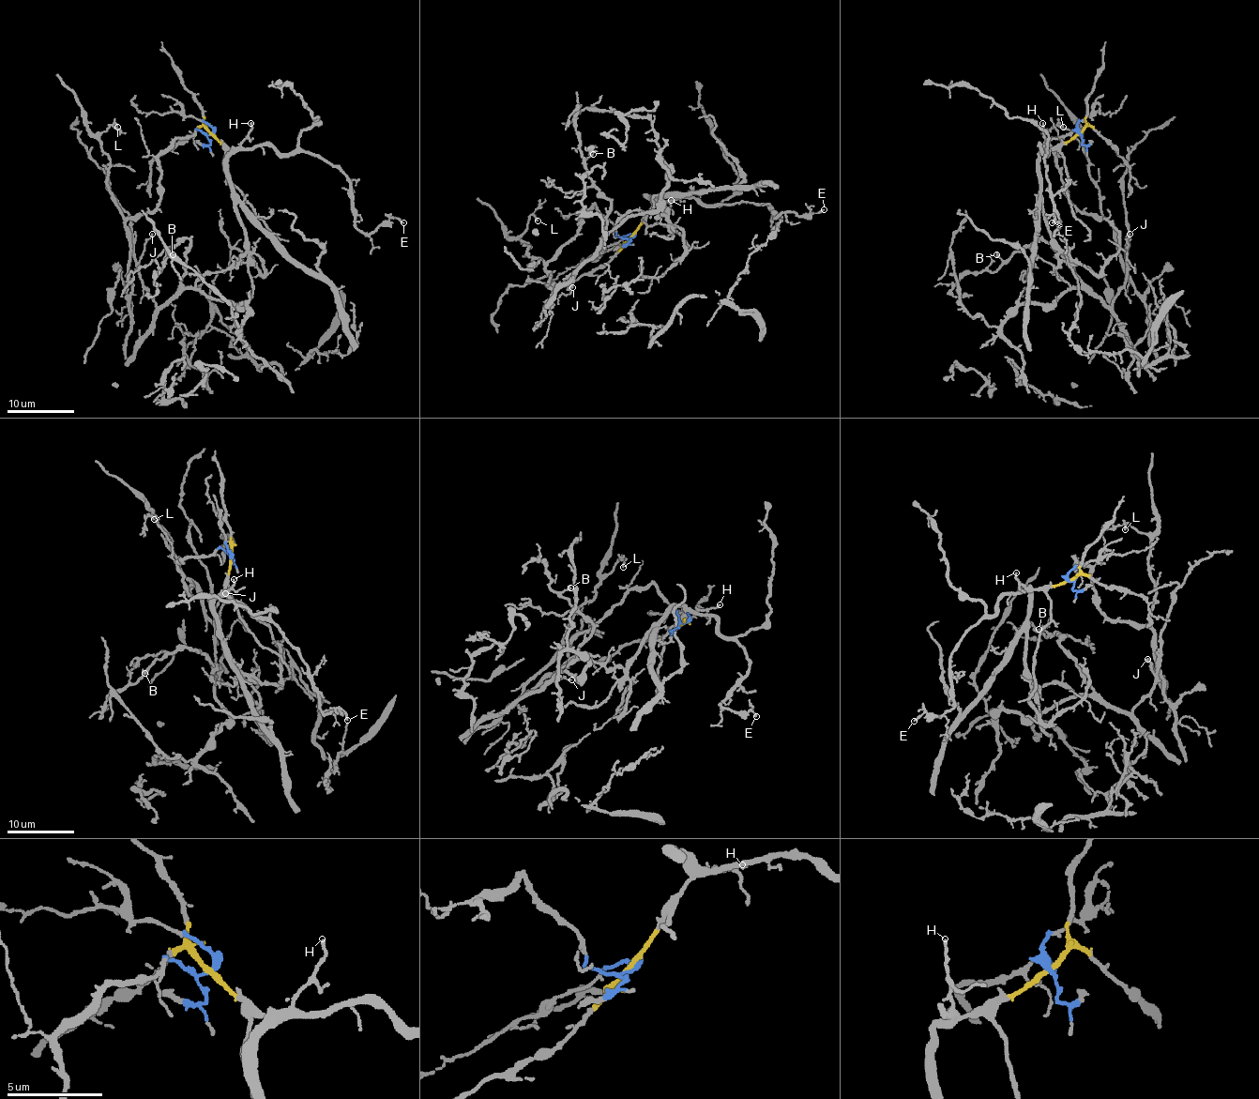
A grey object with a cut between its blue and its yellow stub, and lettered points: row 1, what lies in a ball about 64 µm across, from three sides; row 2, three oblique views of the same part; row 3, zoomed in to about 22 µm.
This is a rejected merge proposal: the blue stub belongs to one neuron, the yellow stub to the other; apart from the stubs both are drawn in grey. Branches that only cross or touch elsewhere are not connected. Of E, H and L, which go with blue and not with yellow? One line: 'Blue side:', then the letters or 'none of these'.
Blue side: L

